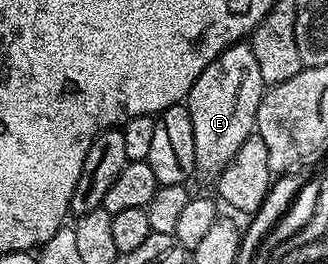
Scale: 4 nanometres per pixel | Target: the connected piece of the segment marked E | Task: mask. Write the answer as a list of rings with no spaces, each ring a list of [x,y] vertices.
[[[246,42],[232,44],[198,76],[198,81],[188,91],[186,103],[193,123],[195,162],[200,174],[219,175],[246,138],[253,135],[258,106],[265,91],[258,61]]]

